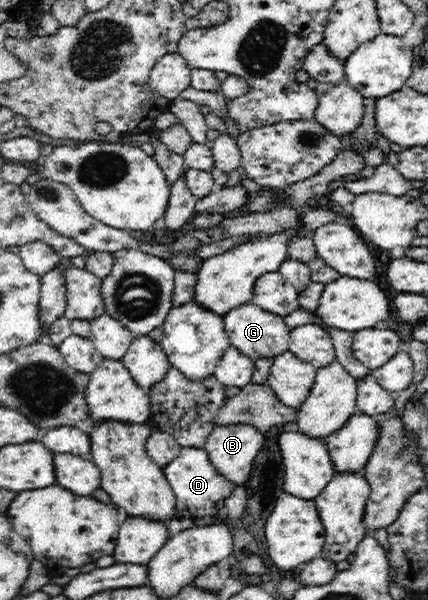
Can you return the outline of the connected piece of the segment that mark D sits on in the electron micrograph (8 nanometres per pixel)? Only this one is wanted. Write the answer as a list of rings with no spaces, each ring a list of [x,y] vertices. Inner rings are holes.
[[[181,447],[178,458],[172,460],[163,470],[176,497],[176,518],[195,519],[196,517],[204,518],[204,516],[215,518],[221,516],[225,511],[226,499],[236,488],[236,484],[218,473],[204,448]]]

